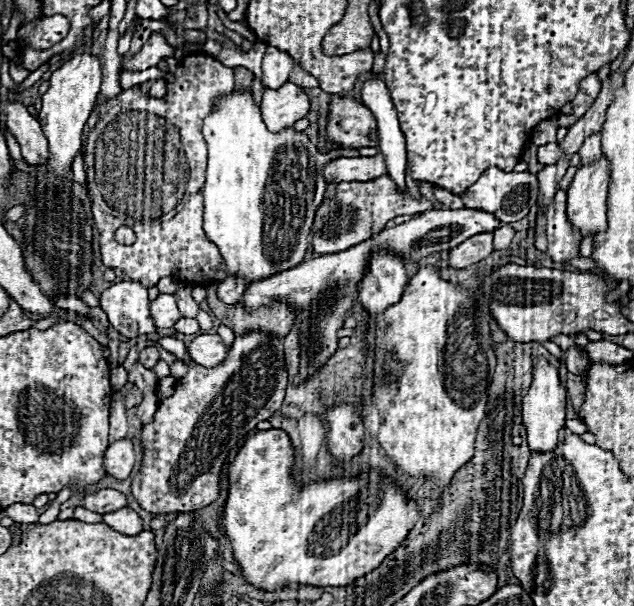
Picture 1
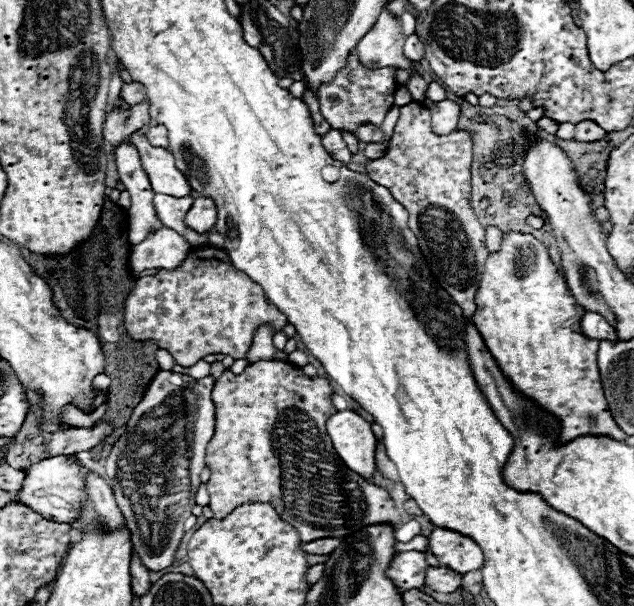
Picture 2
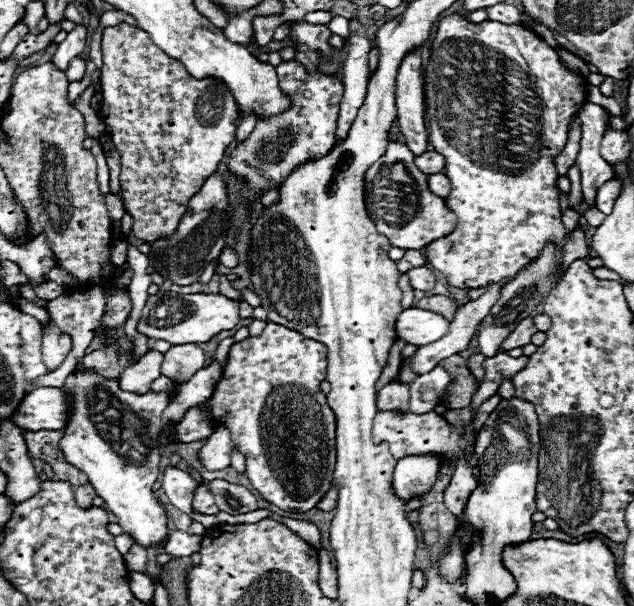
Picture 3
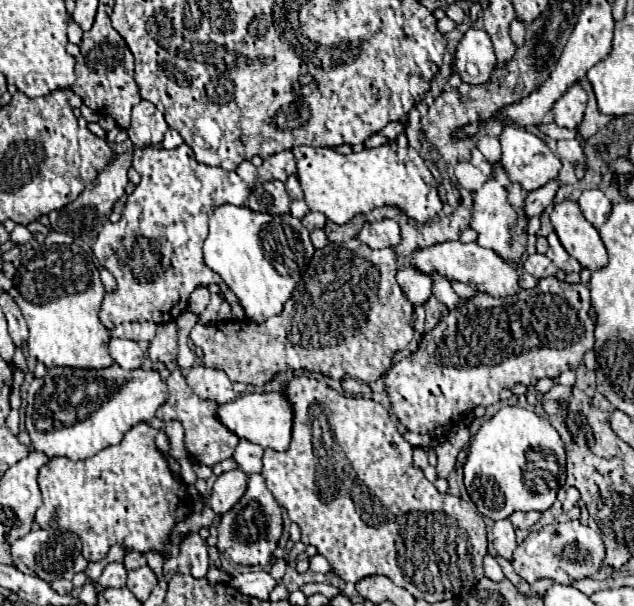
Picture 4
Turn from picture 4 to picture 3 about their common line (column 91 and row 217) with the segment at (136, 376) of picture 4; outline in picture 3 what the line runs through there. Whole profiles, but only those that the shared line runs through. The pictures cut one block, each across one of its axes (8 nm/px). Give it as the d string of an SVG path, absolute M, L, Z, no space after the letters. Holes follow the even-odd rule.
M390 142L386 154L366 172L368 216L372 218L376 230L380 234L384 234L388 238L388 242L396 248L420 250L420 248L428 246L430 242L444 238L456 230L456 224L458 224L456 214L446 206L444 198L440 198L428 190L426 178L428 176L414 166L414 154L402 142ZM398 164L404 166L404 170L408 174L408 182L390 180L390 172Z

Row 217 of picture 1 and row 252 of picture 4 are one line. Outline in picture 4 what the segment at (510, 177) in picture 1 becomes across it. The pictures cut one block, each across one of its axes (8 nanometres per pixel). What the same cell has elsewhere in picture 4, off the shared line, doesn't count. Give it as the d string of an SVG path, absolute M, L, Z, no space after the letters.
M496 166L488 182L474 194L470 220L470 228L478 234L476 244L480 244L482 248L492 248L504 262L516 266L522 266L522 256L528 242L528 216L524 216L524 198L526 192L520 188L520 184L512 182L502 166Z

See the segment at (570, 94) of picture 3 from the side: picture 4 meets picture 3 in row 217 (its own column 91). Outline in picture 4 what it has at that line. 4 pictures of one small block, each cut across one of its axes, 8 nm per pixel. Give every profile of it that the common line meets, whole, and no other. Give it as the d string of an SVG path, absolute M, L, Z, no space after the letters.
M140 422L126 432L120 444L104 448L88 460L52 458L38 474L42 492L42 506L36 510L38 526L74 532L82 540L82 556L90 562L104 560L114 544L140 554L164 552L172 528L190 516L192 498L158 450L156 434L156 428Z

